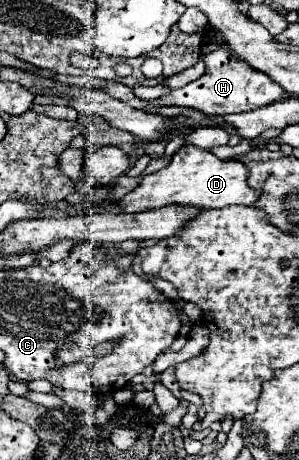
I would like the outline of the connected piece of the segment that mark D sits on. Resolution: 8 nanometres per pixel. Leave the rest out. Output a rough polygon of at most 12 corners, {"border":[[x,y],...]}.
{"border":[[189,144],[119,204],[253,206],[247,166]]}

